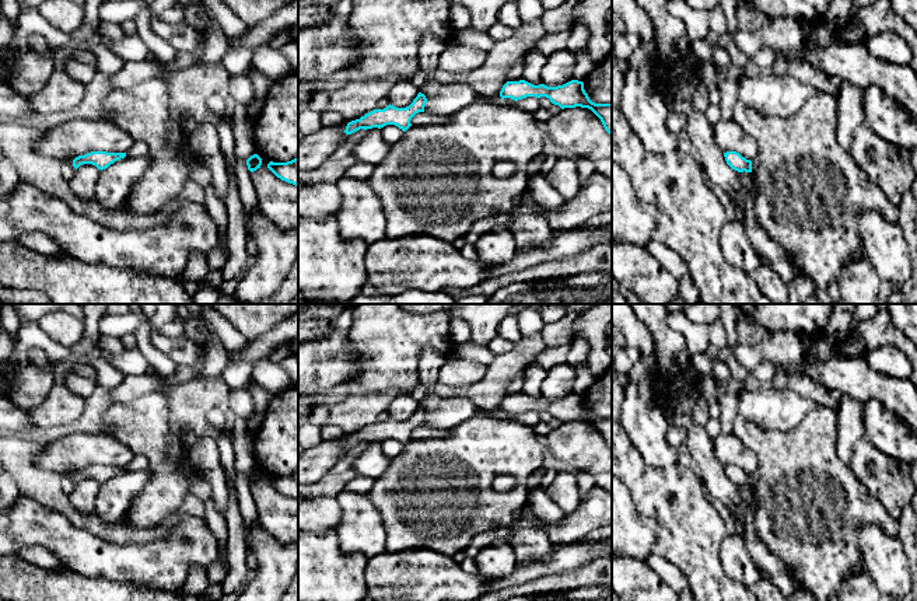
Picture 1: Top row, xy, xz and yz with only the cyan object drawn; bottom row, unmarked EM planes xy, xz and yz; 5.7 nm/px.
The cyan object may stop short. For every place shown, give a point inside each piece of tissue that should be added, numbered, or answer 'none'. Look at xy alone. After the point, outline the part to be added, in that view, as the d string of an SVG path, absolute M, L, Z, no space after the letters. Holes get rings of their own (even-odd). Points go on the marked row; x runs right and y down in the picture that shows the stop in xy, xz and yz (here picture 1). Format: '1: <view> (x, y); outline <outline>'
none

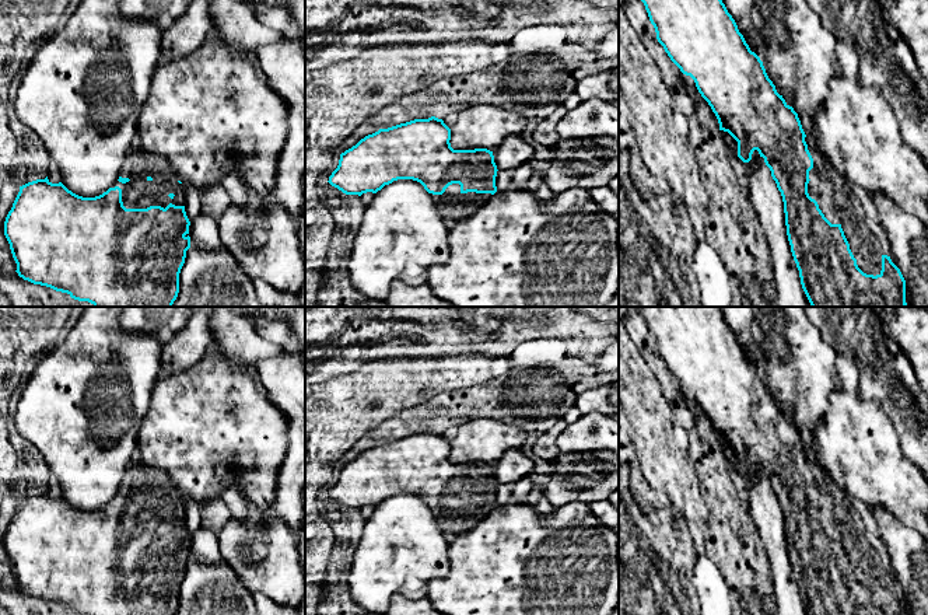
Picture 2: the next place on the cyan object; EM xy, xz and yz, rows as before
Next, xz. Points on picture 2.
1: xz (454, 205); outline M459 184L449 185L442 195L433 195L438 213L445 219L455 221L469 217L474 213L484 202L487 202L491 193L476 193L476 192L461 192Z

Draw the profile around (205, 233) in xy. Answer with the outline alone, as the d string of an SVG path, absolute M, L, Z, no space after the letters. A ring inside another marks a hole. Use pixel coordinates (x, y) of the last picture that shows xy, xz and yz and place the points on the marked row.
M200 213L189 226L190 245L204 251L216 251L223 247L218 223Z

